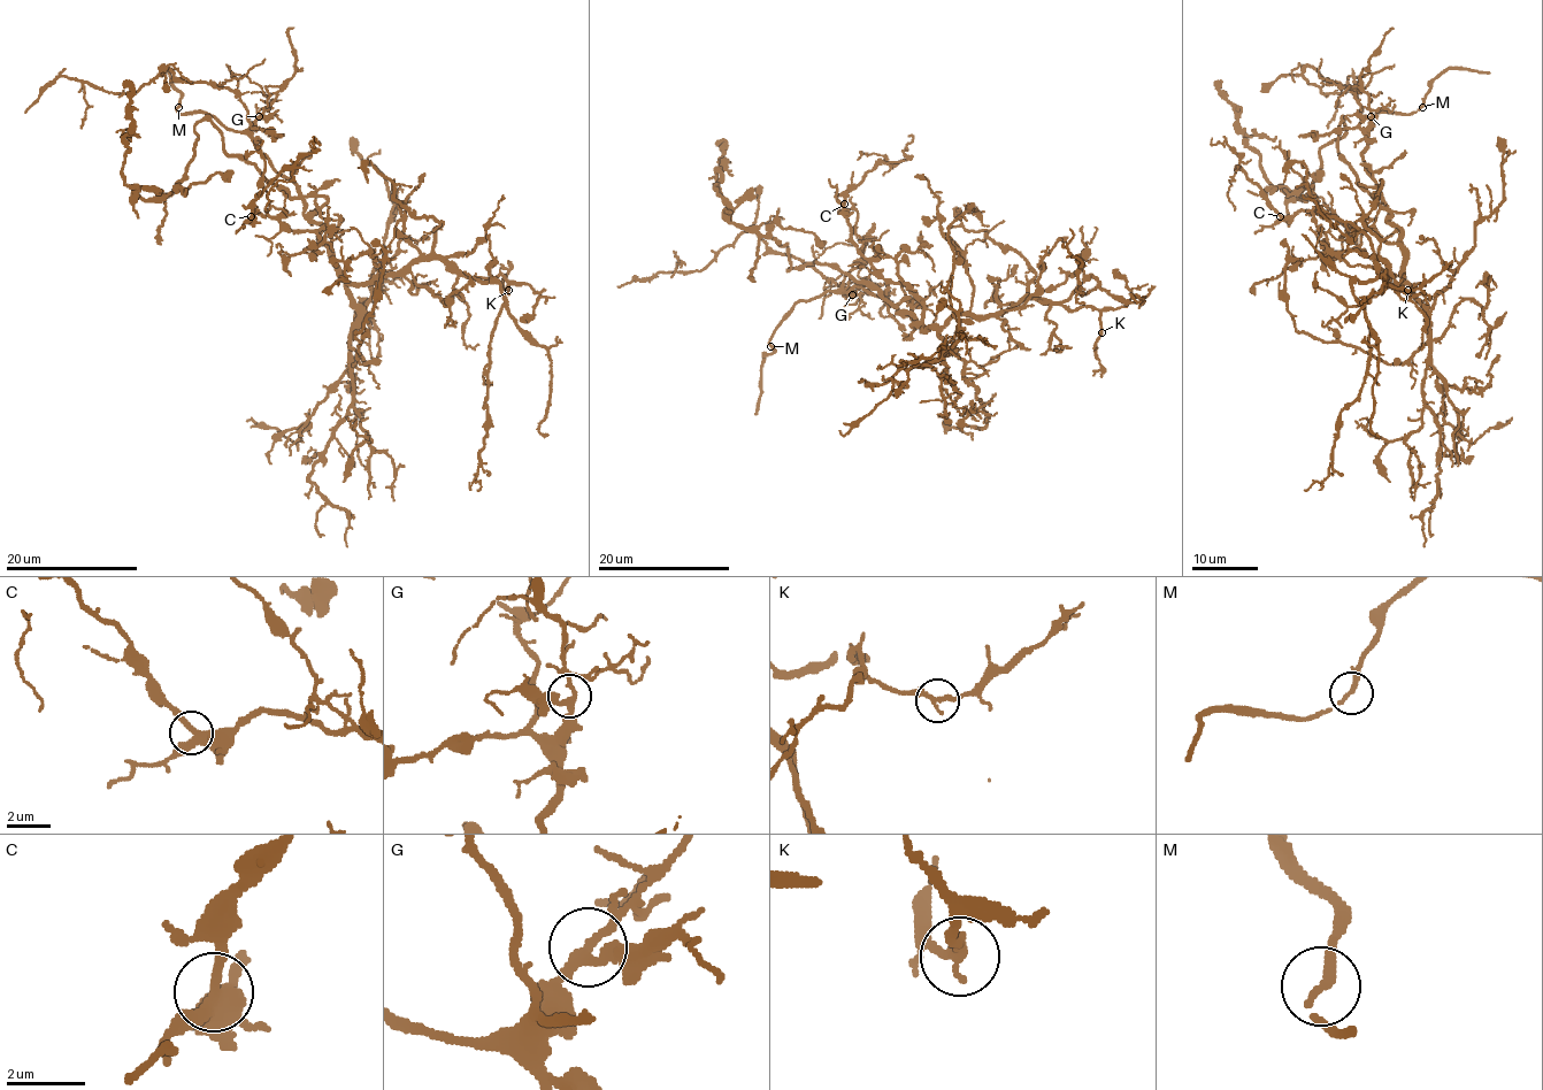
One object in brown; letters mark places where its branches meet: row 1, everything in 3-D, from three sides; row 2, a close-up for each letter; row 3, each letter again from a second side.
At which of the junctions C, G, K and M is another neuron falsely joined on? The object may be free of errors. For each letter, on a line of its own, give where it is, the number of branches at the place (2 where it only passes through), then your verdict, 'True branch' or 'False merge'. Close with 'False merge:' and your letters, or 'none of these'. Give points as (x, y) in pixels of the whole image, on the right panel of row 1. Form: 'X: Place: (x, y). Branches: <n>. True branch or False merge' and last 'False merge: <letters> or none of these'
C: Place: (1280, 216). Branches: 3. True branch
G: Place: (1371, 116). Branches: 3. True branch
K: Place: (1407, 290). Branches: 2. True branch
M: Place: (1422, 107). Branches: 2. True branch
False merge: none of these

